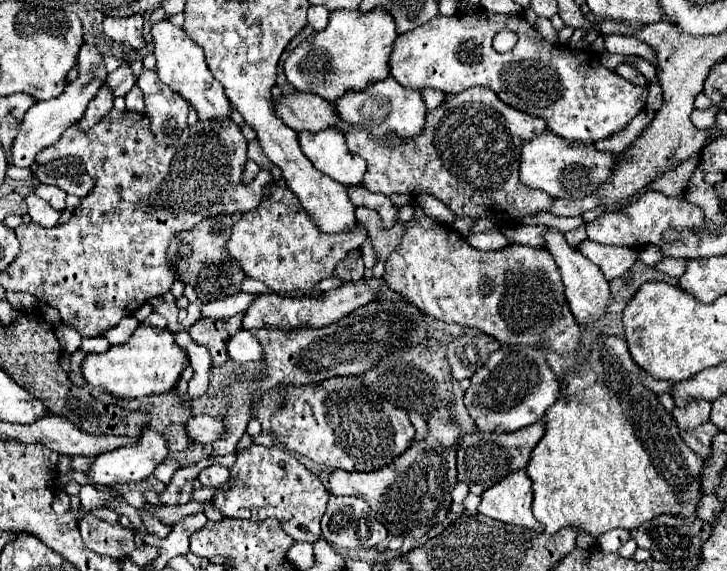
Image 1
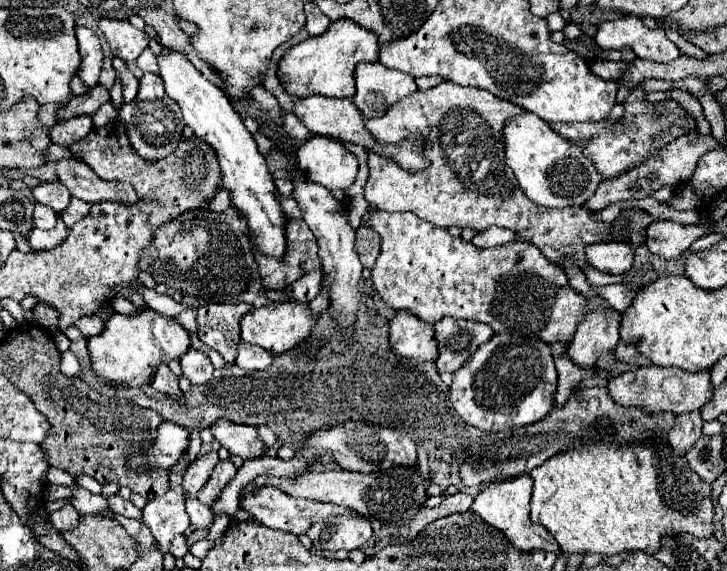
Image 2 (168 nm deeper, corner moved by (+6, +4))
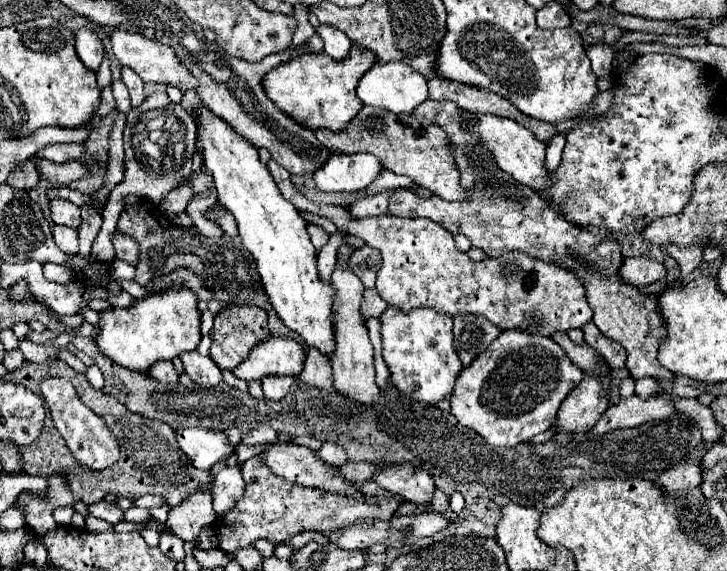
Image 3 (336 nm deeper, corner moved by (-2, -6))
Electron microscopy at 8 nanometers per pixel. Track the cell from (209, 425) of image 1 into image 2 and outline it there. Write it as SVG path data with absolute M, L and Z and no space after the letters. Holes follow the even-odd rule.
M218 421L218 425L212 425L210 431L230 453L240 455L242 459L264 457L264 451L268 449L268 445L258 437L256 427L250 425Z

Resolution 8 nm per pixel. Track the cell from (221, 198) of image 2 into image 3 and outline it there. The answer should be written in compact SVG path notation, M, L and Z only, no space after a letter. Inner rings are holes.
M216 203L214 207L212 207L212 215L214 215L214 223L226 233L226 235L236 235L238 231L236 231L236 219L234 219L234 215L228 211L228 209L224 209L220 203Z

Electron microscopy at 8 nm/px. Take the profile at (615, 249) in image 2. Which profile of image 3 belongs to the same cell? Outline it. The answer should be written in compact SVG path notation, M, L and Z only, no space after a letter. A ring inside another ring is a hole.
M632 257L632 259L624 259L622 267L618 269L618 275L622 277L622 281L640 287L640 285L650 285L656 283L658 279L664 279L664 265L660 265L658 261L652 261L648 257Z

